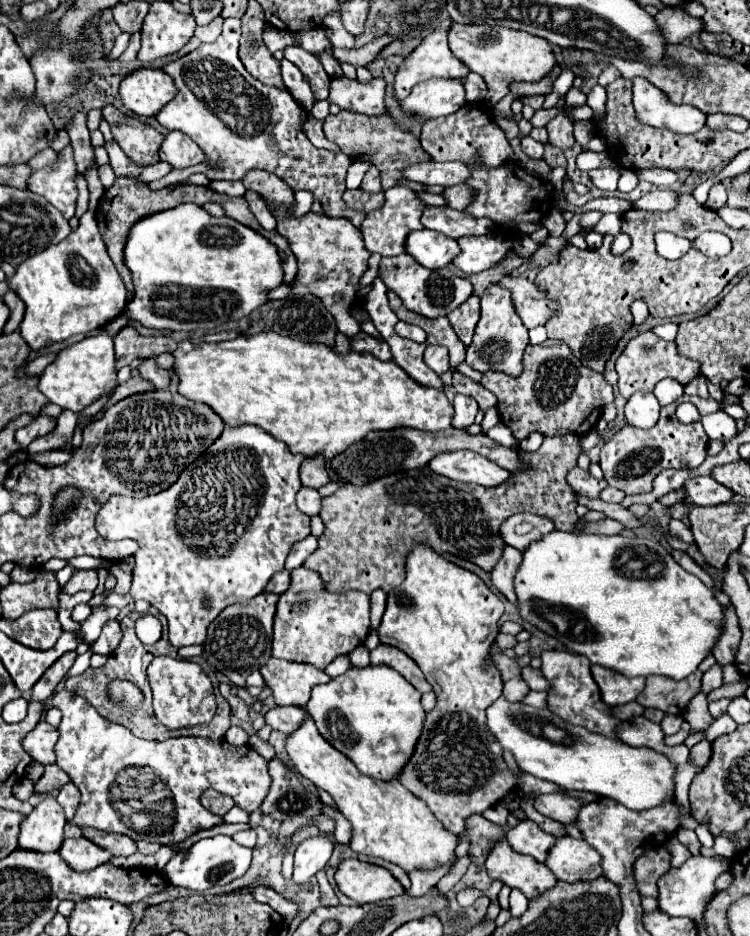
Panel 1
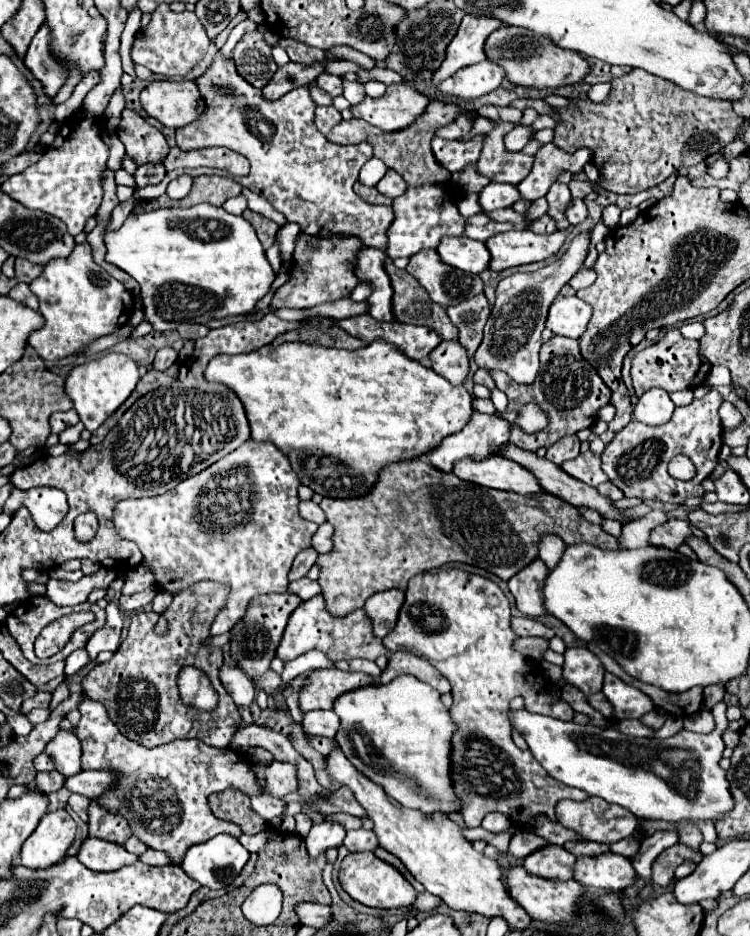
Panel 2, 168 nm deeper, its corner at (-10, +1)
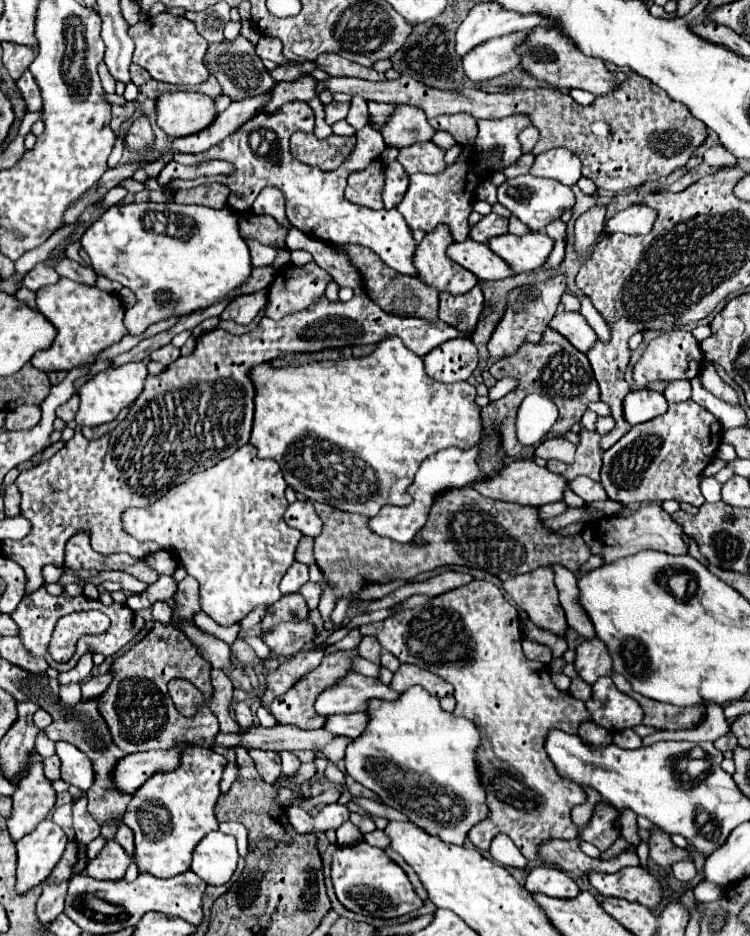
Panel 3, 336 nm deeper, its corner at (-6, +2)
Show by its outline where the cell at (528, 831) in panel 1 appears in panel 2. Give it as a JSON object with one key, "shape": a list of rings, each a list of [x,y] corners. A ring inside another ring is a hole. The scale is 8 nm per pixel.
{"shape":[[[548,845],[532,853],[530,857],[526,857],[524,867],[526,871],[530,871],[530,875],[538,875],[542,879],[566,881],[574,877],[574,863],[576,863],[576,857],[568,853],[564,847]]]}

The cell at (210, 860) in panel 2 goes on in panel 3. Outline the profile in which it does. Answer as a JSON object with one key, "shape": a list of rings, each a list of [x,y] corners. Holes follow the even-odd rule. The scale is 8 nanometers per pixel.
{"shape":[[[220,830],[210,832],[194,848],[192,872],[198,874],[206,884],[226,884],[238,866],[238,850],[234,836],[222,834]]]}

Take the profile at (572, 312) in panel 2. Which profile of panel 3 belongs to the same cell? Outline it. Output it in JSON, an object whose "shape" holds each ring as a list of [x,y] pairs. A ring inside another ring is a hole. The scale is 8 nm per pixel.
{"shape":[[[562,310],[550,320],[548,326],[560,332],[580,352],[586,352],[592,346],[592,342],[596,342],[596,332],[590,328],[590,324],[586,322],[586,318],[580,312]]]}

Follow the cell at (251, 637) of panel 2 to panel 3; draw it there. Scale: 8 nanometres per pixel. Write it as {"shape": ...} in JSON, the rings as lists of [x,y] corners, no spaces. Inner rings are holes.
{"shape":[[[286,594],[278,602],[266,608],[266,614],[260,622],[262,632],[268,632],[276,624],[290,622],[290,620],[304,620],[308,616],[308,606],[300,594]]]}

